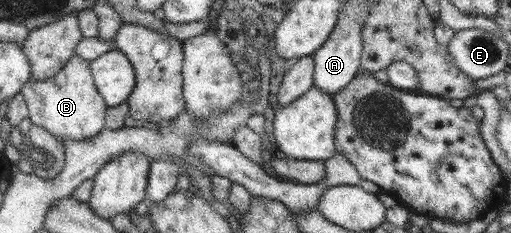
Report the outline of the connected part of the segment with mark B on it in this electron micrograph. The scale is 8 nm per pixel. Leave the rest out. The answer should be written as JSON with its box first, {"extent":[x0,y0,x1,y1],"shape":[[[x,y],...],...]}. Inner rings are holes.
{"extent":[20,55,107,144],"shape":[[[73,55],[60,73],[47,80],[32,77],[20,92],[30,112],[30,121],[45,129],[61,144],[65,139],[82,141],[95,137],[104,129],[107,107],[96,90],[89,64],[87,60],[81,60],[79,56]]]}

